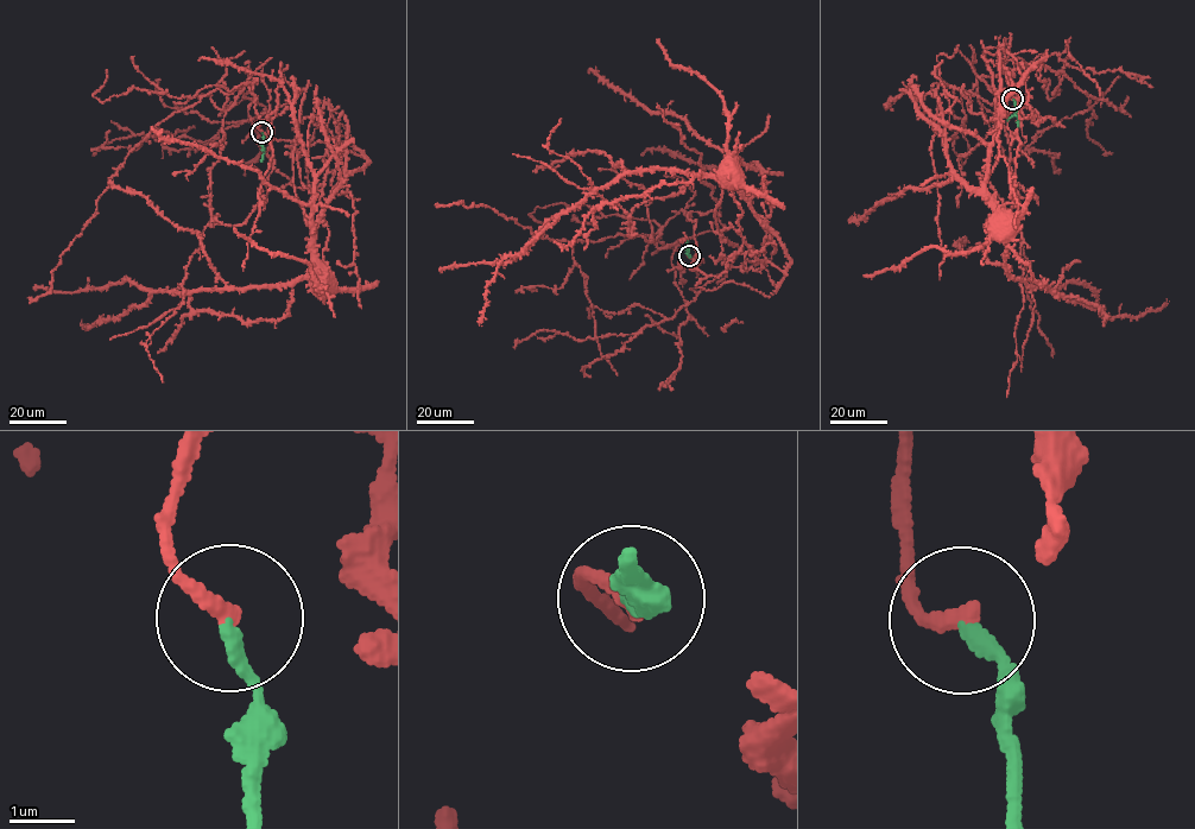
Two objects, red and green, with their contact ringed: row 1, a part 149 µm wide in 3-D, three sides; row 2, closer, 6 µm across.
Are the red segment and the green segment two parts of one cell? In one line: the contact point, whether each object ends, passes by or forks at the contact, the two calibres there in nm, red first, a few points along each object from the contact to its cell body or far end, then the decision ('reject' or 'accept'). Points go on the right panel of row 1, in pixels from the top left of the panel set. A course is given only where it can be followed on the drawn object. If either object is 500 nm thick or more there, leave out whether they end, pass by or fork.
(1012, 99) | red ends | green ends | 240/190 nm | red via (1012, 99), (1010, 81), (1022, 106), (1054, 118), (1018, 122), (1015, 198), (999, 209), (1009, 231) | green via (1012, 99), (1017, 127) | reject

